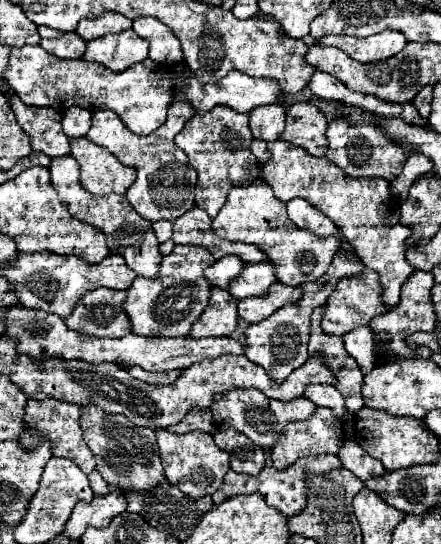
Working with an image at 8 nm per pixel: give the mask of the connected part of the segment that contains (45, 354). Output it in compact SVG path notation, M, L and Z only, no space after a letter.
M20 304L10 306L6 314L6 330L4 336L16 338L16 350L30 356L34 362L44 362L48 358L60 358L60 360L84 360L92 364L100 362L114 362L120 368L128 366L140 366L148 372L170 372L170 370L184 370L204 358L218 358L222 354L244 354L244 346L238 344L238 340L222 336L222 338L146 338L128 334L124 338L96 338L96 336L84 336L70 330L62 318L56 318L56 314L44 314L42 310L24 308Z

